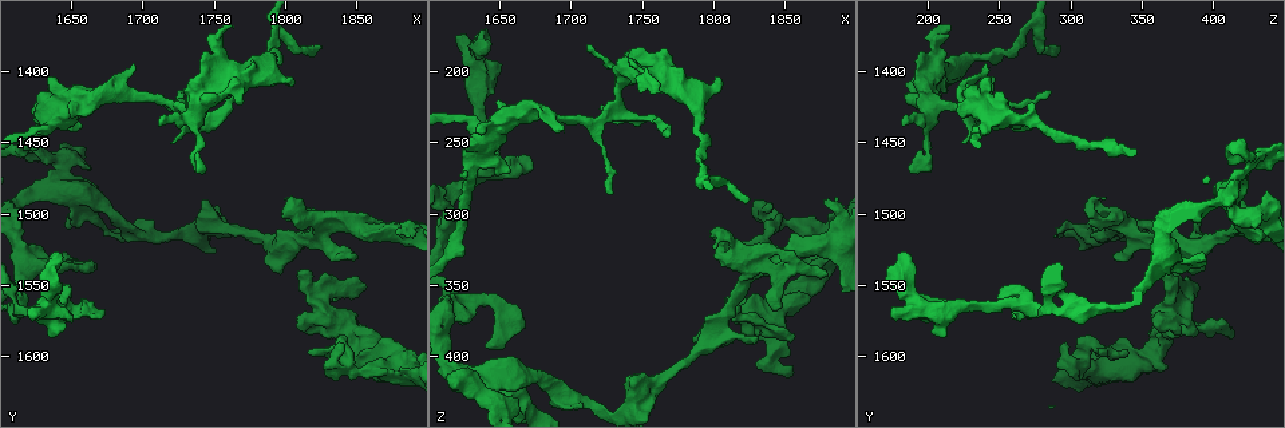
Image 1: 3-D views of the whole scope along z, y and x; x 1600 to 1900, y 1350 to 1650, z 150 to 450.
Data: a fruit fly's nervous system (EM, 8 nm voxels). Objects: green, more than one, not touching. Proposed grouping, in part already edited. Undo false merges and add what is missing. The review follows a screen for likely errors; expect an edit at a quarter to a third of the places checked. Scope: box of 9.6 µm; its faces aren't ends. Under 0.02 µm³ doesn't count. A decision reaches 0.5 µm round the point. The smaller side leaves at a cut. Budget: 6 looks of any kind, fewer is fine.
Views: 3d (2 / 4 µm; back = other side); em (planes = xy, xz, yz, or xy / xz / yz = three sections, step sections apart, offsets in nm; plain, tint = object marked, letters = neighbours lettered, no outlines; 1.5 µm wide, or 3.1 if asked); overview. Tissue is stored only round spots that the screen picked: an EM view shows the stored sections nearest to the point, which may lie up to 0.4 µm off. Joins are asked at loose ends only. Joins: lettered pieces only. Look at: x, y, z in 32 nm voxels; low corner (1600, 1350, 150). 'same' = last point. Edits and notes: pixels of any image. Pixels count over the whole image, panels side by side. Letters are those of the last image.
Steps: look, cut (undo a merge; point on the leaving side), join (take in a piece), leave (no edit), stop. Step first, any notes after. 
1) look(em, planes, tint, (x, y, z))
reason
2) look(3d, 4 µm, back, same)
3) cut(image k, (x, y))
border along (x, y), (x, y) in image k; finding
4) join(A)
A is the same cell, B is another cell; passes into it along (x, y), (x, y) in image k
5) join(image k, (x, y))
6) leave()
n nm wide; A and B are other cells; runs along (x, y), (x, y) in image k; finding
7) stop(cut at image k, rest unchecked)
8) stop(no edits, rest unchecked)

look(3d, 2 µm, (1748, 1416, 182))
branch stops here

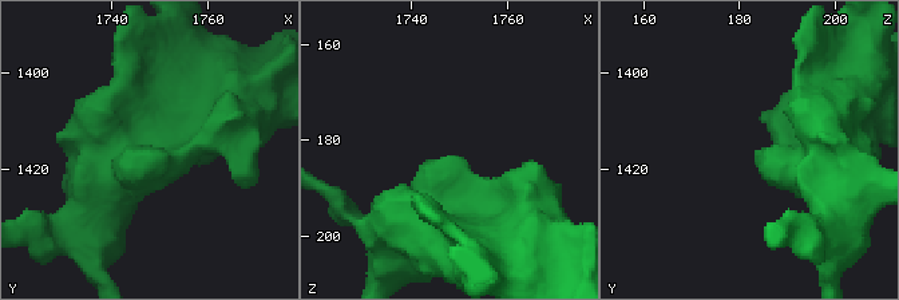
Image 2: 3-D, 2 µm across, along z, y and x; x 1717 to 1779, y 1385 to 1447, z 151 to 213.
look(em, 3.1 µm, planes, letters, (1749, 1417, 183))
shape alone is not enough

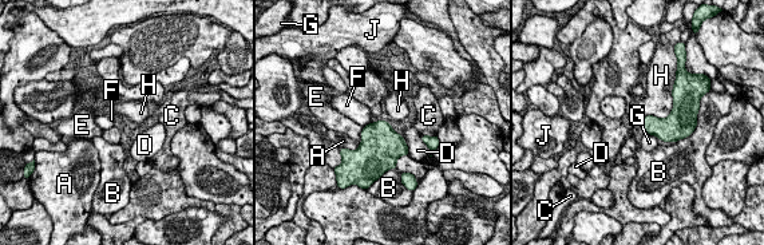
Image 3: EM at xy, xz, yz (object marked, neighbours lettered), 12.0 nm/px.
leave()
220 nm wide; A, B, C, D, E, F, G, H and J are other cells; border along (673, 89), (666, 117), (640, 118) in image 3; none of them fits

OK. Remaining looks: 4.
look(3d, 4 µm, (1644, 1582, 204))
branch stops here

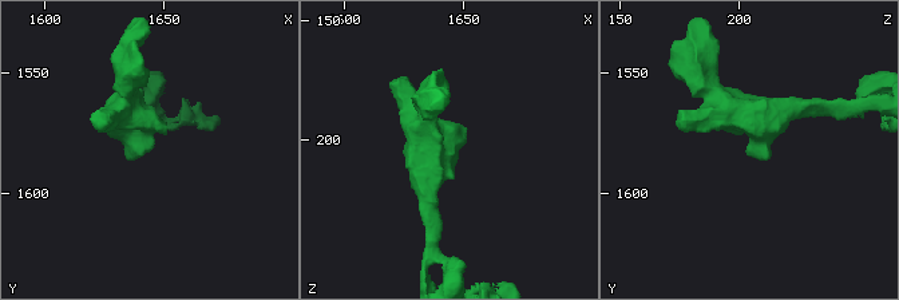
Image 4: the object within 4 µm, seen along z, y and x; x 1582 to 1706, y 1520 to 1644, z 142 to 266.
look(em, yz, step 8, letters, (1644, 1582, 205))
shape alone is not enough

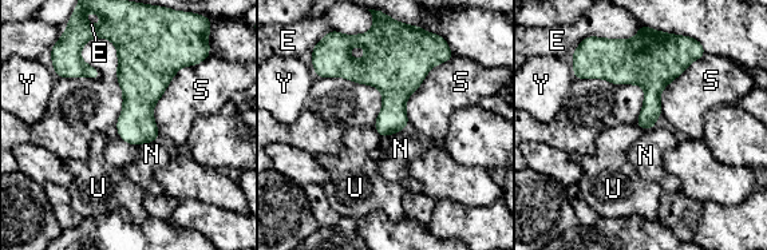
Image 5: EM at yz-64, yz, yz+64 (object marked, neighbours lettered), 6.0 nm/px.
look(em, planes, letters, same)

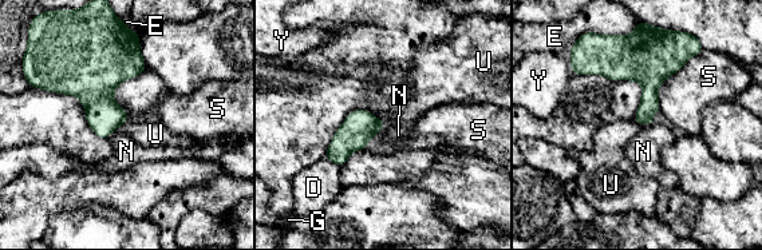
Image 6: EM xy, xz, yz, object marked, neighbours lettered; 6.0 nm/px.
leave()
D, E, G, N, S, U and Y are other cells; border along (367, 110), (386, 123) in image 6; no lettered piece goes on from it

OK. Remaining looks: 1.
stop(no edits, rest unchecked)

